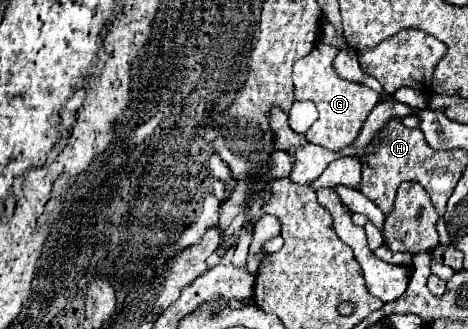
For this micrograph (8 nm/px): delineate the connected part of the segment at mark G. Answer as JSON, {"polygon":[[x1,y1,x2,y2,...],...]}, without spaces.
{"polygon":[[317,44,311,54,299,58,293,64,293,84,295,84,295,102,309,100,317,106,319,118,311,124,311,128,305,132,307,142,313,142,317,146,323,146,331,152,341,152,345,146,353,144,359,136,363,122,379,102,379,94,371,88,365,88,357,82,341,80,333,70,333,58,337,56,335,46]]}

